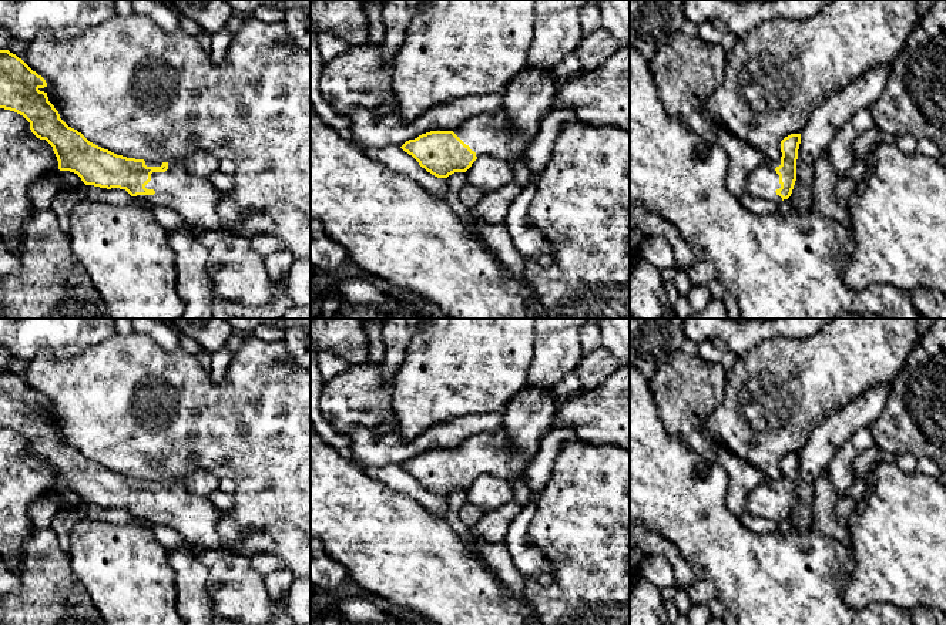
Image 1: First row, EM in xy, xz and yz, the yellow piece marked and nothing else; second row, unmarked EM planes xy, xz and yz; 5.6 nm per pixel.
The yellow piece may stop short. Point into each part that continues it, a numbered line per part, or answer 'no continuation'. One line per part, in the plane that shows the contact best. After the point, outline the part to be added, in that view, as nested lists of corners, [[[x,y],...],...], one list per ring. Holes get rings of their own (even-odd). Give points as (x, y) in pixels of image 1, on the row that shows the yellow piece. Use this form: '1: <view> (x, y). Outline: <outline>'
1: xy (195, 200). Outline: [[[170,161],[165,172],[152,172],[145,188],[155,194],[137,195],[135,201],[170,208],[191,226],[224,228],[218,205],[225,195],[209,179],[189,175],[184,161]]]

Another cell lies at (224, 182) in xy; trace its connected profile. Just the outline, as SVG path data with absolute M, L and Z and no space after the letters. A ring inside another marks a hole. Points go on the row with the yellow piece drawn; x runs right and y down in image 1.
M217 171L212 174L212 177L209 178L209 181L224 194L229 194L234 188L234 175L232 174L225 174L221 171Z

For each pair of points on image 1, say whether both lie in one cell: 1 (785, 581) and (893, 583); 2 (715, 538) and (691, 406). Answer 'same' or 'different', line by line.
1: different
2: different

